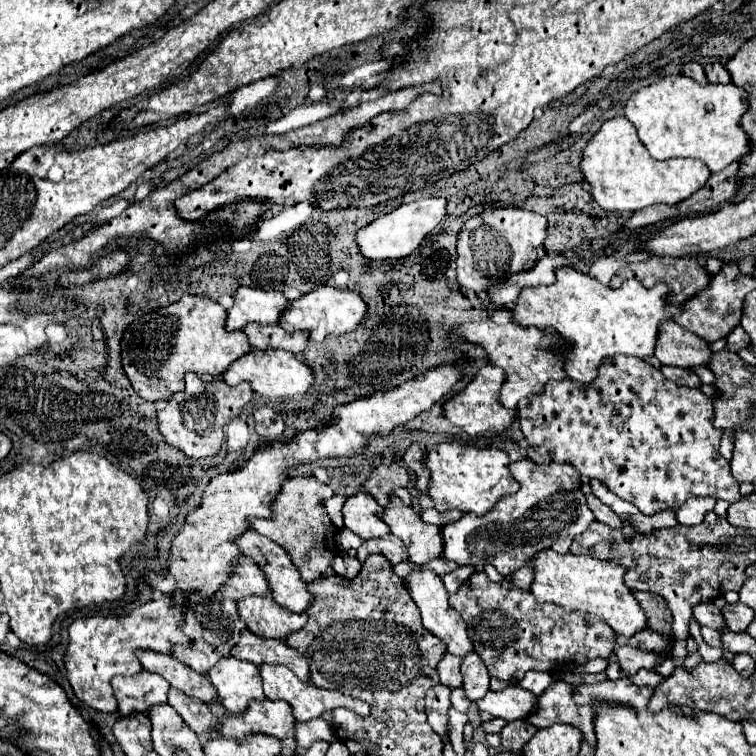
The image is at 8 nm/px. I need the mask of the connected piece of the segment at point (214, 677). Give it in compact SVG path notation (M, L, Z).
M226 657L220 659L206 675L216 689L218 703L224 705L230 713L240 713L248 707L248 701L262 701L262 681L256 665Z

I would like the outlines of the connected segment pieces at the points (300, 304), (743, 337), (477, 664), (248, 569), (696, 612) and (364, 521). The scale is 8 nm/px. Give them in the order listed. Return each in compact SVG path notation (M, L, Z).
M320 285L314 291L290 301L288 309L280 315L278 325L286 331L310 331L310 329L316 329L316 327L322 325L328 333L342 335L342 333L354 331L360 325L364 313L366 313L366 303L360 299L358 293Z
M736 327L732 333L728 333L728 337L726 337L726 349L728 351L738 351L738 349L742 349L742 347L746 347L750 343L750 339L748 339L748 335L744 333L744 329L742 327Z
M468 653L464 657L460 673L464 677L464 691L470 701L478 701L480 697L484 697L488 693L490 675L488 675L484 661L480 661L480 657L476 653Z
M240 557L232 573L228 575L228 581L220 587L218 597L238 599L238 597L250 597L250 595L266 597L268 581L264 581L264 573L260 573L260 569L256 569L256 565L248 561L248 557Z
M698 603L698 605L694 605L694 607L692 607L692 615L694 615L694 619L696 619L700 625L712 627L712 629L716 629L716 631L726 631L722 613L716 609L714 603Z
M358 491L356 495L348 497L342 511L344 511L344 525L354 531L360 539L374 539L384 537L390 533L388 525L380 521L380 505L376 499L364 491Z

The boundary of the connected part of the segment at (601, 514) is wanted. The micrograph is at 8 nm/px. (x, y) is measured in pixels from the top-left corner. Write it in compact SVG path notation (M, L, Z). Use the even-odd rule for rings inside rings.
M592 493L586 495L586 501L588 501L588 509L592 509L596 521L606 523L608 527L620 527L622 525L622 519L610 507L606 507L604 503L600 503L600 499L596 499Z

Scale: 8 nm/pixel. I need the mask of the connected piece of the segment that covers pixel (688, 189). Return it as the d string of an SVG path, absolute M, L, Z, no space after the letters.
M612 117L594 133L582 151L580 171L584 183L592 187L592 199L606 211L640 211L656 203L676 205L704 187L710 177L710 169L696 159L652 159L626 117Z

